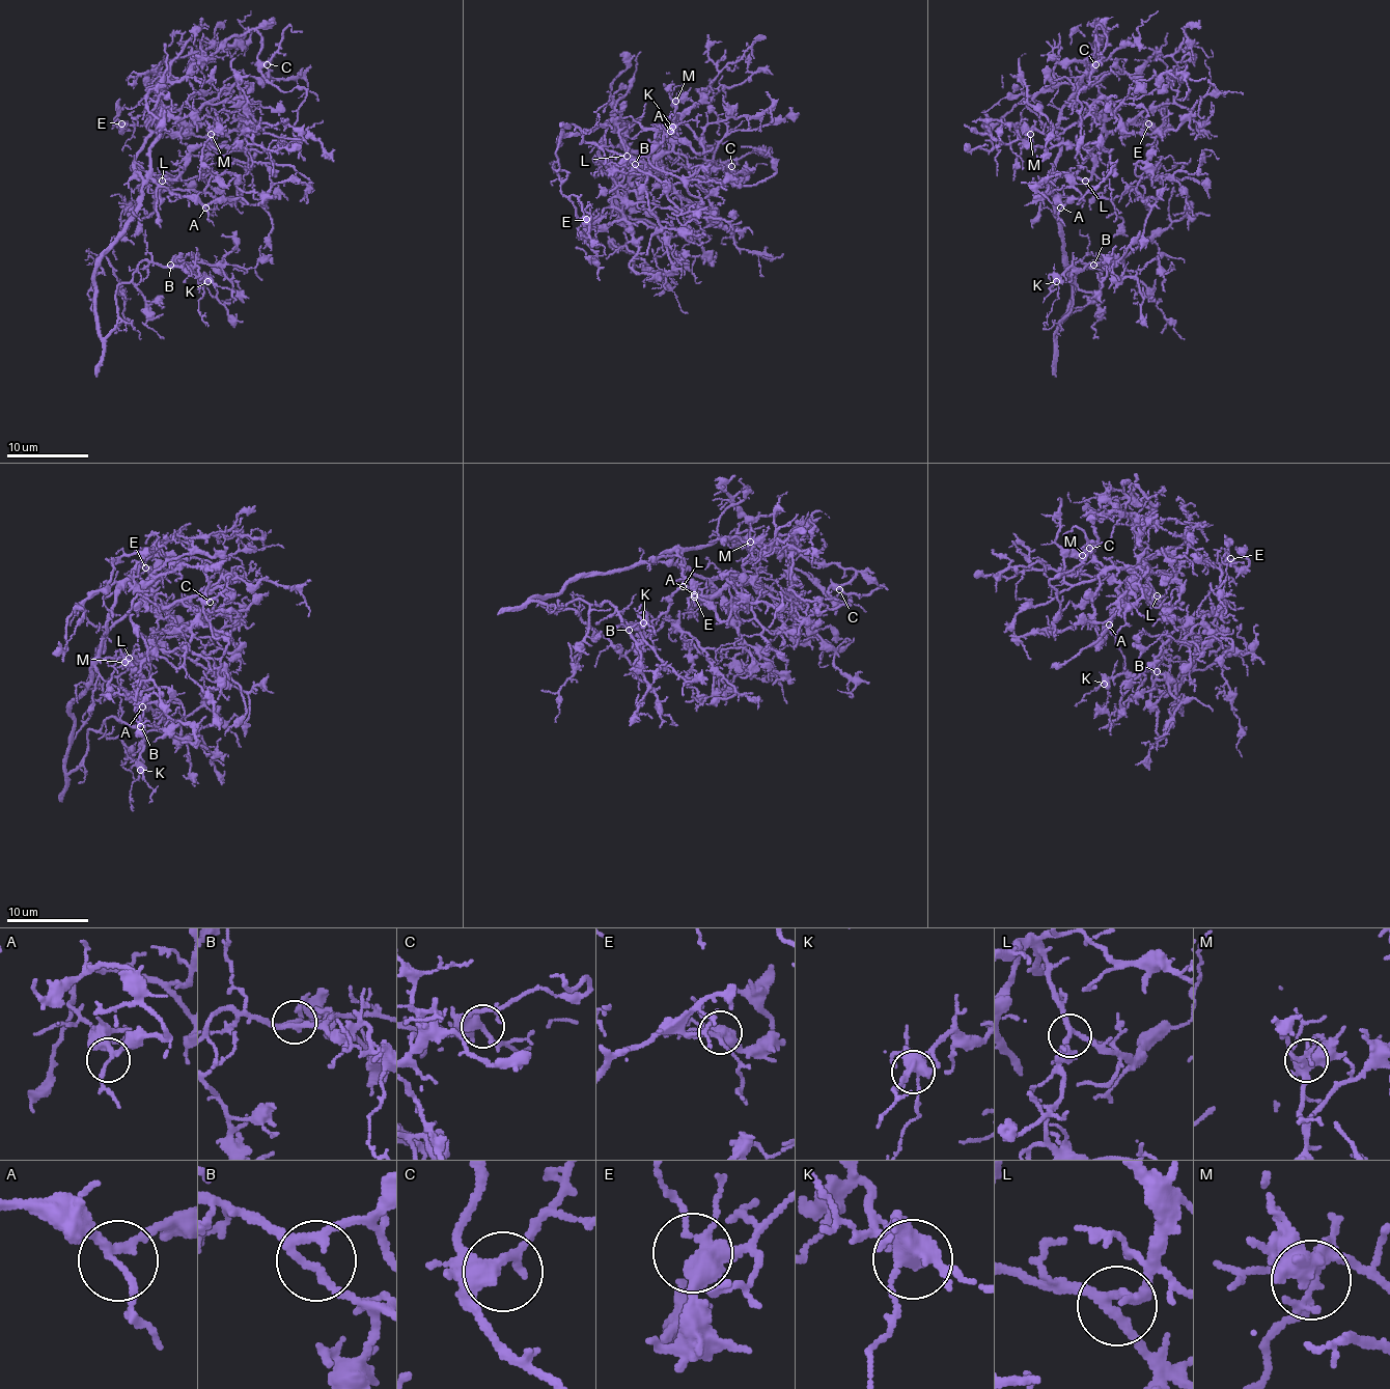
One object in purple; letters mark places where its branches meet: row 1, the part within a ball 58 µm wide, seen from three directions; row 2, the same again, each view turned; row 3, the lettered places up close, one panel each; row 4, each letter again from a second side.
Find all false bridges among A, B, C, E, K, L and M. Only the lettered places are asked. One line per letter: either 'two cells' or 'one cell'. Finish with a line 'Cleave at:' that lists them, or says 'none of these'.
A: one cell
B: one cell
C: one cell
E: one cell
K: one cell
L: one cell
M: one cell
Cleave at: none of these

